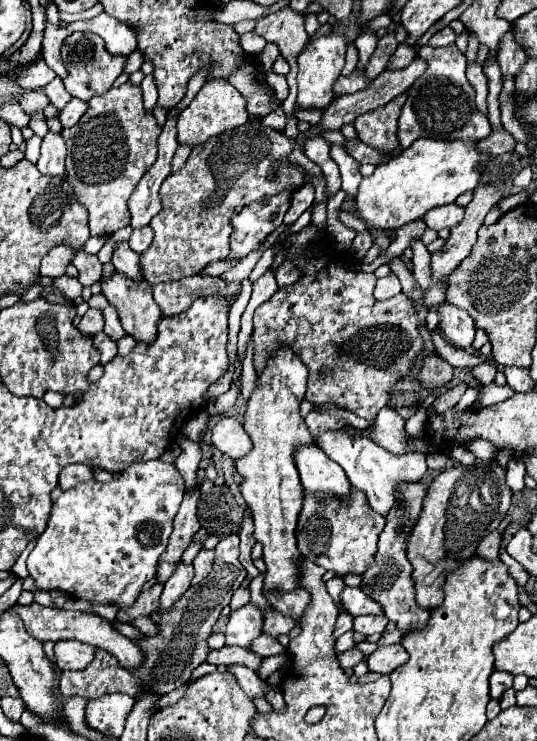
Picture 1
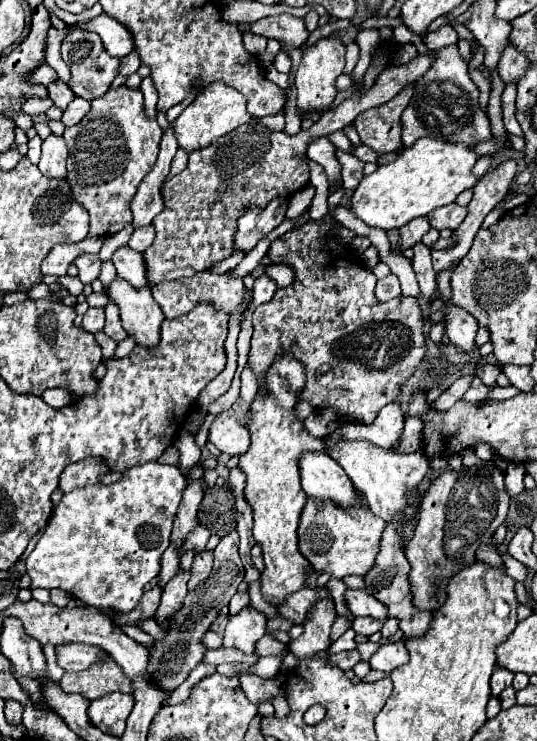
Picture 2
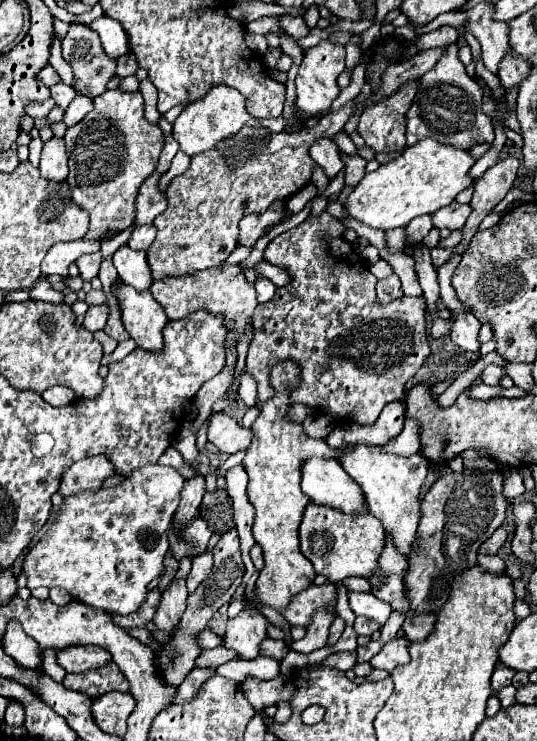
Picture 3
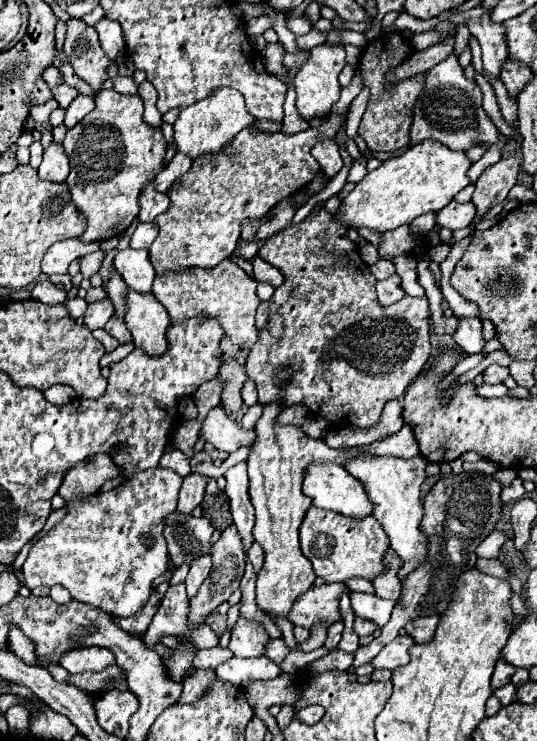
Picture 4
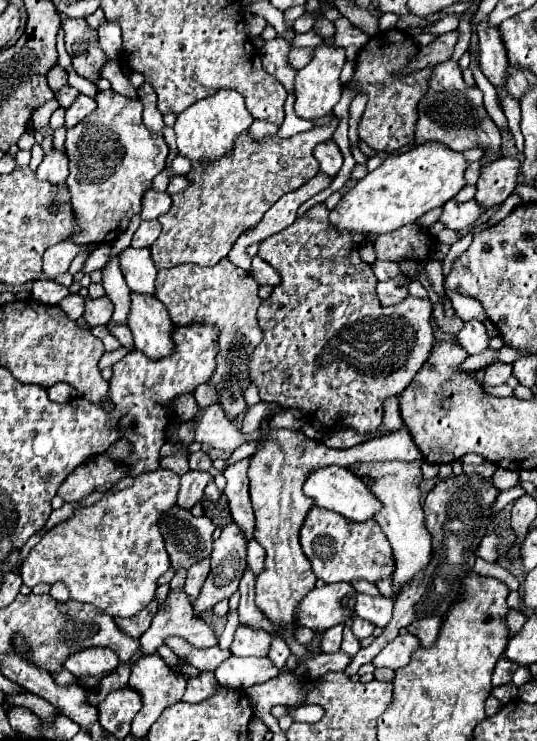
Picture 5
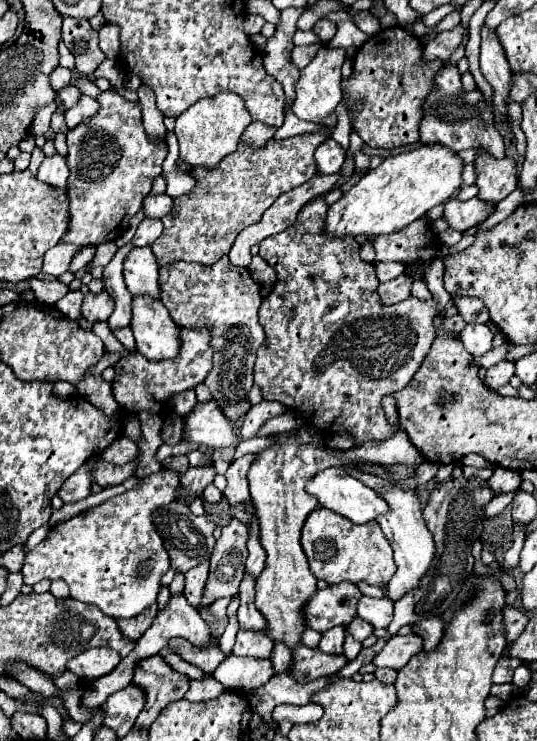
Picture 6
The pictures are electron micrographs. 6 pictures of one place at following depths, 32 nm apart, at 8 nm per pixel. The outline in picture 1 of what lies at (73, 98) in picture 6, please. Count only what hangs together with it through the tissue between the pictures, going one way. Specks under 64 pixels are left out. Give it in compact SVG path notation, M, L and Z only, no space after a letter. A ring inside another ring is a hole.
M54 78L50 84L46 84L44 86L44 92L46 92L46 96L48 96L48 100L50 100L50 104L52 106L56 106L58 110L62 110L68 102L70 102L70 94L66 92L66 88L64 88L64 84L62 84L62 78Z

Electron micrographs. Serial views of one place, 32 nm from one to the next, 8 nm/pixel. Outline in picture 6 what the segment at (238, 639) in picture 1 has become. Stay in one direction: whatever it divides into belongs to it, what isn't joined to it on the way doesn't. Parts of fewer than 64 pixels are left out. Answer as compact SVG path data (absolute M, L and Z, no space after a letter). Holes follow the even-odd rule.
M238 630L236 644L232 654L234 656L250 656L250 658L270 658L272 652L272 638L264 636L264 632L252 632L252 630Z

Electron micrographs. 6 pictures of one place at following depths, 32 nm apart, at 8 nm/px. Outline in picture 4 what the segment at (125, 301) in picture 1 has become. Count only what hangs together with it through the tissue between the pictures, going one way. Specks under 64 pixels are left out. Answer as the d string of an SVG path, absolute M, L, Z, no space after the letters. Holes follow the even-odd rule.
M128 288L126 292L128 310L124 314L124 324L128 326L136 348L142 348L150 356L166 352L166 328L170 326L164 306L154 298L154 294L140 294Z

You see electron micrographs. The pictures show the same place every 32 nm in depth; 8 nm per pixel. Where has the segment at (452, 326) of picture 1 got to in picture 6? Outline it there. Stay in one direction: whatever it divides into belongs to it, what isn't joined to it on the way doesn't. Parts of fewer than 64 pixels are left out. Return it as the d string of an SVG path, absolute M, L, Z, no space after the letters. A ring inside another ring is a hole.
M472 322L472 324L466 324L466 328L458 334L458 338L472 356L482 356L484 352L488 352L492 348L494 336L484 324Z

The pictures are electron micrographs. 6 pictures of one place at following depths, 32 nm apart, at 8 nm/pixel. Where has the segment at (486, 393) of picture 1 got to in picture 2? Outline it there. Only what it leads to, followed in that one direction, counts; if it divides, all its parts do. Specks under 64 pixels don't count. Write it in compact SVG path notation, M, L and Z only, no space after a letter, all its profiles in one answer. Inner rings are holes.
M490 386L490 392L486 396L484 402L498 402L498 400L508 400L512 396L520 394L520 390L516 390L514 386L508 386L508 388L500 388L500 386Z

